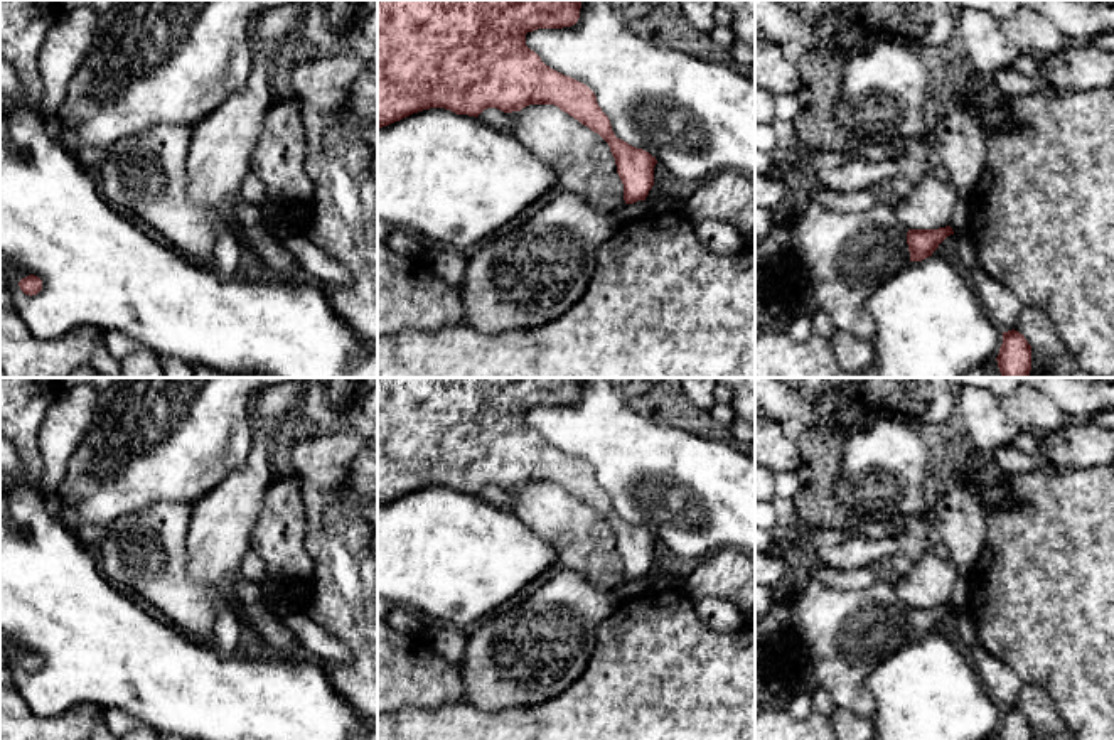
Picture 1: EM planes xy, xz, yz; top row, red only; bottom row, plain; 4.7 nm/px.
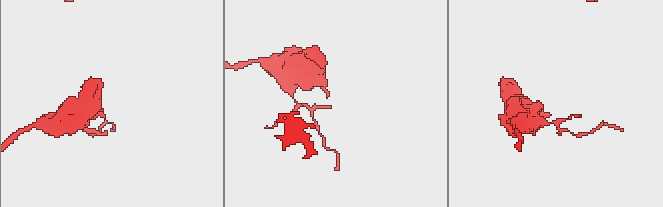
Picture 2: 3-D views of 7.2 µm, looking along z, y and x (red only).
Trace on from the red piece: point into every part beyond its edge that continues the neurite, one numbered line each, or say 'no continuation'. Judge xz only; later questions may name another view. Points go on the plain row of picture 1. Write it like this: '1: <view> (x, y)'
no continuation

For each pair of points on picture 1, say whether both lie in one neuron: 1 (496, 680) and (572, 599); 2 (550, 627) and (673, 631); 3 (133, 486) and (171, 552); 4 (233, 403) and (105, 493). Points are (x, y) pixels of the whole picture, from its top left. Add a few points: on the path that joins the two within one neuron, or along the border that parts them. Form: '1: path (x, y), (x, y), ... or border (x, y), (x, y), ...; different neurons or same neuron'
1: path (516, 659), (556, 619); same neuron
2: border (617, 607), (599, 626), (597, 644), (585, 668); different neurons
3: border (184, 501), (155, 501), (139, 513); different neurons
4: path (201, 410), (167, 444), (137, 464); same neuron

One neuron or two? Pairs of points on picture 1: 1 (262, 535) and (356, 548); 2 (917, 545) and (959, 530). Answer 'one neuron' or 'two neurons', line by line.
1: two neurons
2: one neuron

